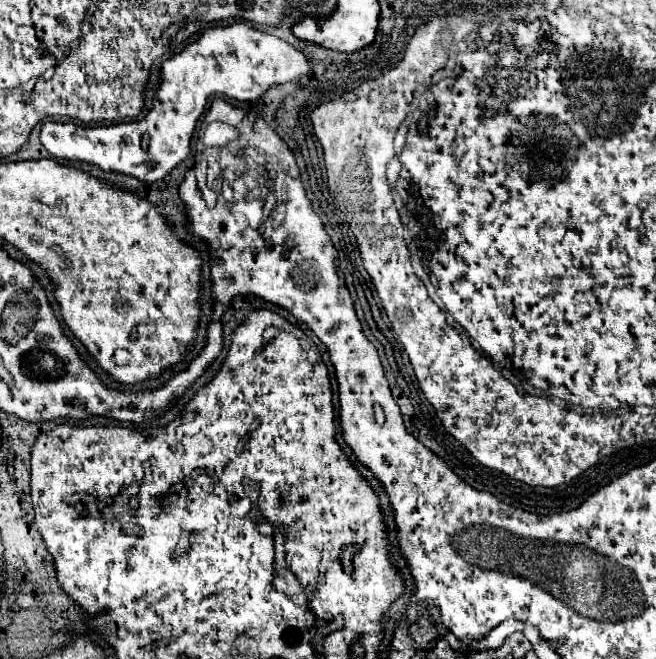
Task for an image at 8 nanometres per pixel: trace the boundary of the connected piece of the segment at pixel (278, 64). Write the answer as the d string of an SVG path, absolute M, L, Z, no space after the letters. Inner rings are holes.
M232 23L226 27L214 27L202 33L202 37L190 45L186 45L178 55L164 61L160 67L160 83L154 93L152 107L148 115L140 121L130 121L124 125L110 125L110 127L82 127L74 123L44 123L40 131L40 141L48 149L50 155L58 159L76 159L98 165L102 171L118 171L132 175L140 181L154 183L168 175L182 159L190 155L190 141L196 127L196 121L204 113L208 99L216 95L232 97L238 101L256 101L262 97L272 85L288 83L300 79L310 71L310 61L290 43L282 41L276 35L264 33L254 29L246 23Z

